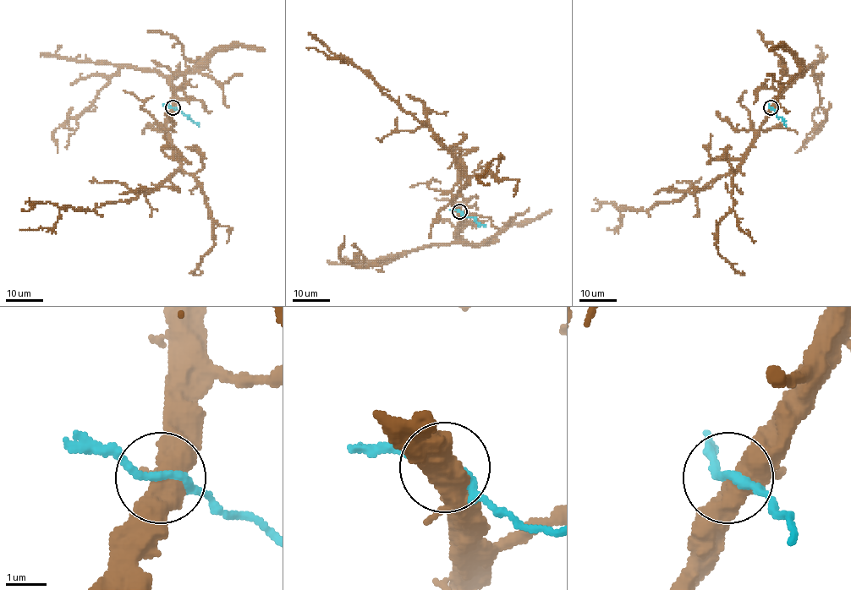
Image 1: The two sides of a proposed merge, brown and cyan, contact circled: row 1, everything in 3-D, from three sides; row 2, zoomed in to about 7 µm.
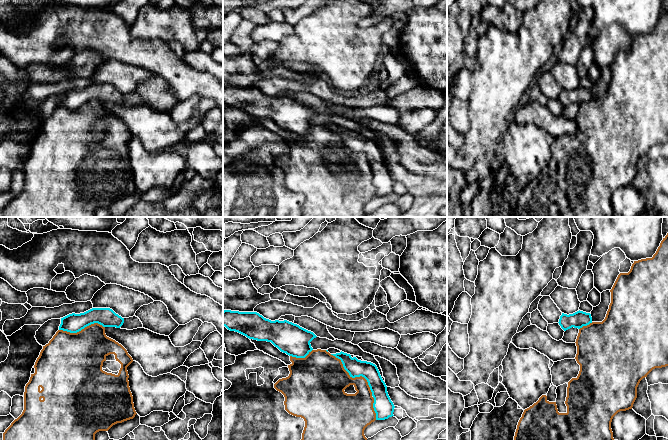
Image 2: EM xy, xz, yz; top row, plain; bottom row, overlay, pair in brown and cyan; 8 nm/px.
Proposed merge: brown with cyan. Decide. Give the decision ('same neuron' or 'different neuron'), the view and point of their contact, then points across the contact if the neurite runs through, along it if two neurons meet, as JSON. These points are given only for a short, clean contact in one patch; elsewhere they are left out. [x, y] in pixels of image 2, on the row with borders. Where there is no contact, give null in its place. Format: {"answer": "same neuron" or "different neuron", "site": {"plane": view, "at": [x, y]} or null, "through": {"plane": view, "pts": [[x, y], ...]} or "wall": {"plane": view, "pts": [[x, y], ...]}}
{"answer": "different neuron", "site": {"plane": "xz", "at": [353, 378]}}

